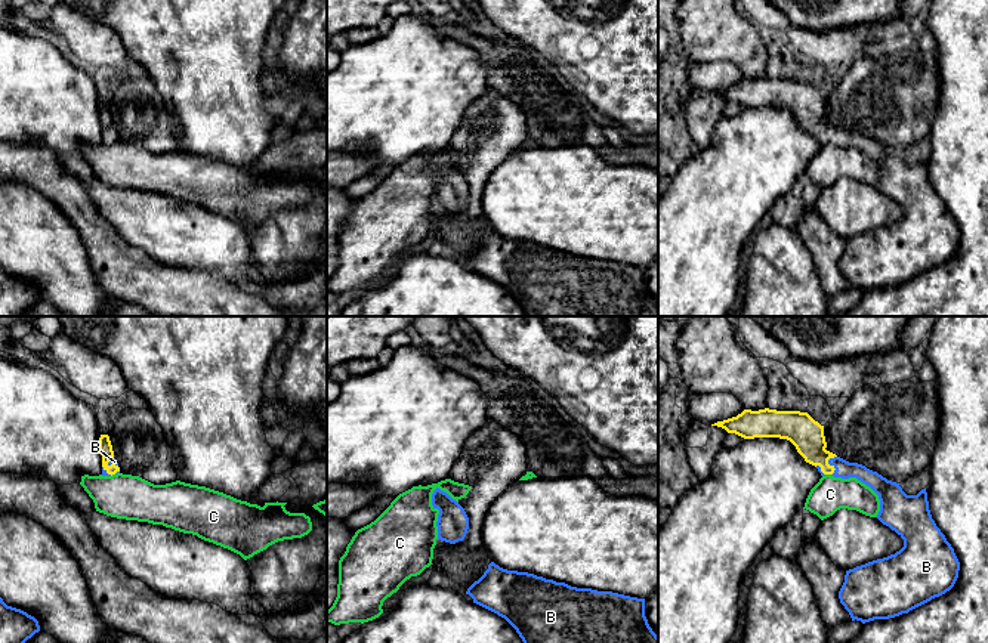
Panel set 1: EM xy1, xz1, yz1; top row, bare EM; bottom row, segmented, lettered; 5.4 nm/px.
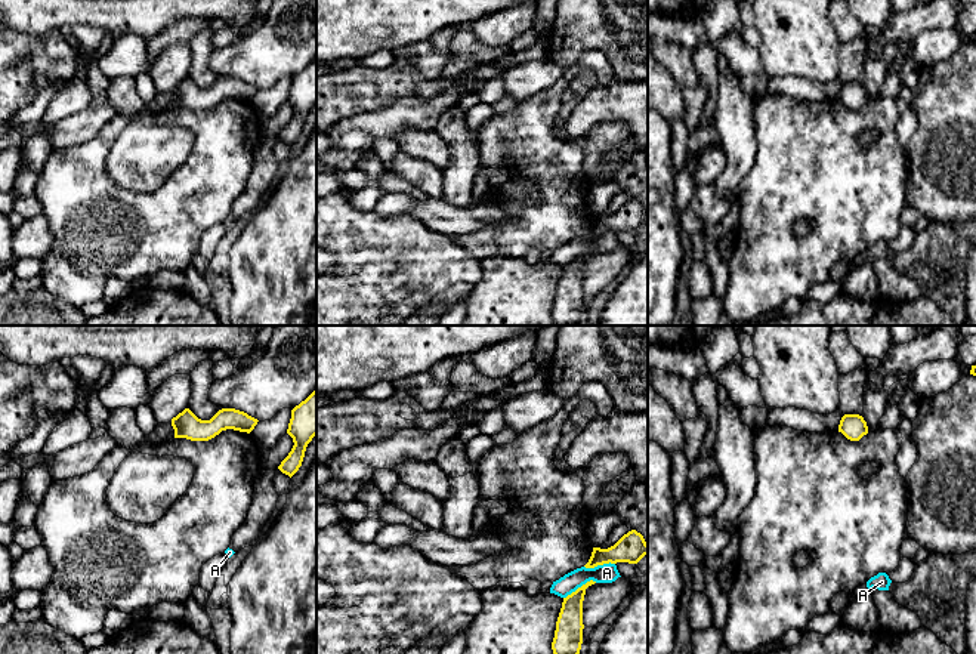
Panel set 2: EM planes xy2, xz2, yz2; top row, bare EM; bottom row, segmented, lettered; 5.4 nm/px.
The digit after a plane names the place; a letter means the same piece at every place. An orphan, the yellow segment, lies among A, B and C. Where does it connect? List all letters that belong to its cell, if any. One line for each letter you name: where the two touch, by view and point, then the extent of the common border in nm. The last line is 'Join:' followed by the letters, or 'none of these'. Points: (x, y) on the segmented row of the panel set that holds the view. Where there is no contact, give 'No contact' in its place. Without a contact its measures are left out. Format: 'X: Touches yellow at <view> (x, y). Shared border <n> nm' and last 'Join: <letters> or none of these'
B: Touches yellow at yz1 (829, 464). Shared border 110 nm
Join: B

